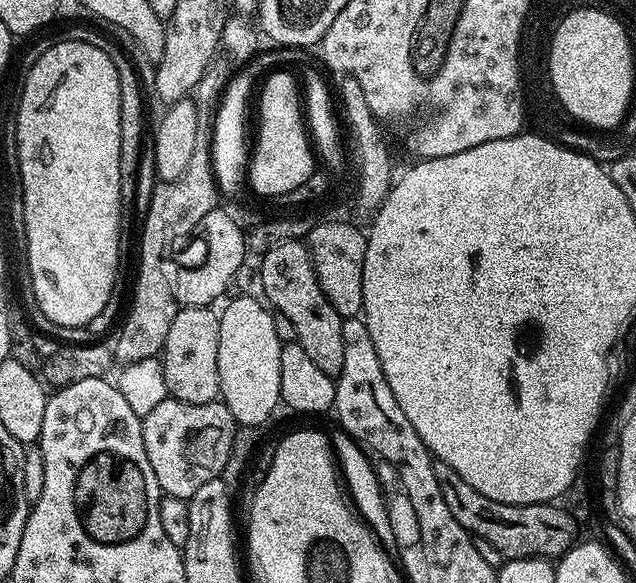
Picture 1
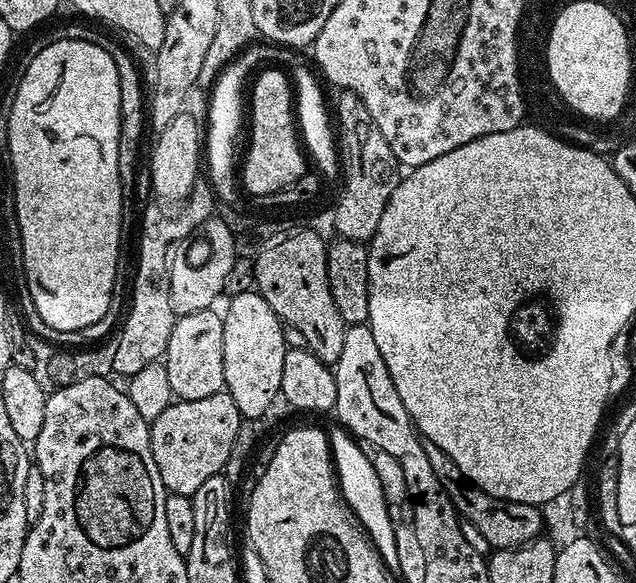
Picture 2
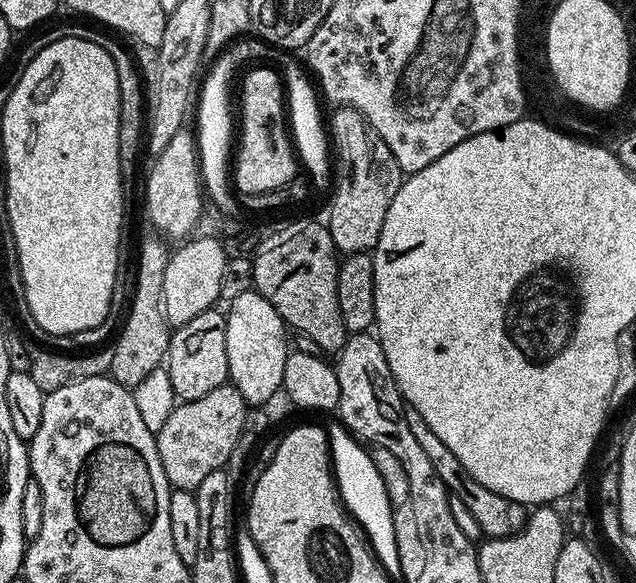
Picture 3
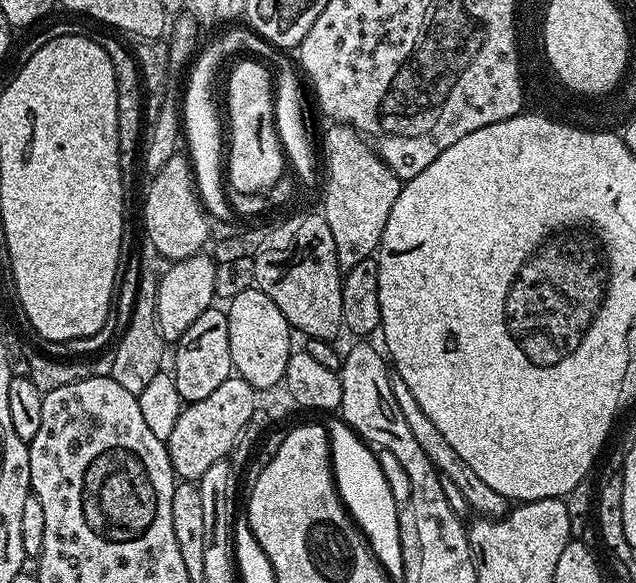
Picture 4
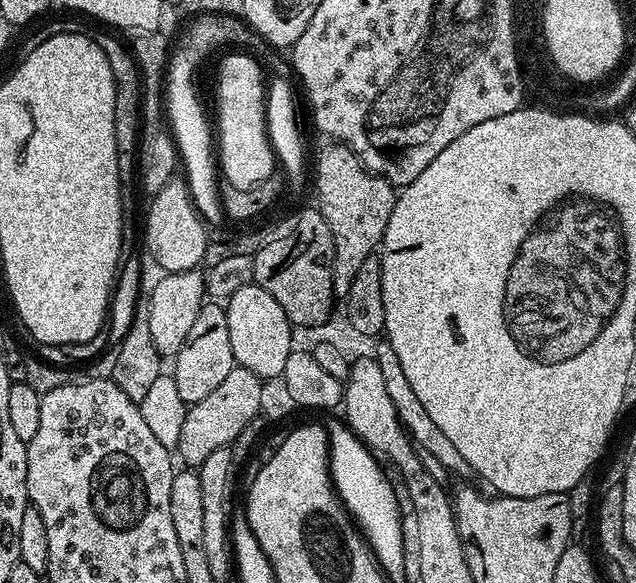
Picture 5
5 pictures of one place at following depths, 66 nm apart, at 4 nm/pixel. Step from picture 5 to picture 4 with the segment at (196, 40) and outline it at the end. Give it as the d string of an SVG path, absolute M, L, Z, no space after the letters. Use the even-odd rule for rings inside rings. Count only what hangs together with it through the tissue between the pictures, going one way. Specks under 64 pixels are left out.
M240 26L225 27L225 32L218 33L209 44L207 41L199 49L194 63L187 69L188 85L184 88L184 104L182 100L182 132L186 137L186 148L188 144L186 152L192 161L192 175L196 177L196 191L200 193L200 203L213 221L233 219L234 216L226 191L226 144L222 139L222 116L221 113L220 116L216 113L216 104L212 101L216 75L220 71L223 73L226 65L235 61L241 54L262 58L268 52L268 41L263 40L257 32L247 26L236 27Z

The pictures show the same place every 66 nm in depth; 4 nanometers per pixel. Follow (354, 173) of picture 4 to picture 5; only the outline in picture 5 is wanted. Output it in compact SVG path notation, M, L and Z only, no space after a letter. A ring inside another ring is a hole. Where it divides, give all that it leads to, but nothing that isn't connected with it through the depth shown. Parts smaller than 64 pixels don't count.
M325 143L325 148L316 156L316 204L315 207L326 218L330 234L334 238L334 262L332 263L332 285L337 297L347 297L350 284L358 275L362 262L379 249L386 234L386 222L396 205L397 189L386 178L374 174L344 144Z

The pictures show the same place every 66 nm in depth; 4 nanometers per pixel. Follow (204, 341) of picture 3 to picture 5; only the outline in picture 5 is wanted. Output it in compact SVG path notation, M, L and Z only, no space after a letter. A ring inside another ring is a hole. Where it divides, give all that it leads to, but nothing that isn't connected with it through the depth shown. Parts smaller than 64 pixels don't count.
M208 302L198 310L198 318L194 318L194 326L190 326L190 334L186 334L182 350L176 352L174 363L178 394L186 405L202 402L202 398L207 398L216 387L222 386L226 374L237 367L234 350L230 350L230 326L226 326L226 311L219 303Z

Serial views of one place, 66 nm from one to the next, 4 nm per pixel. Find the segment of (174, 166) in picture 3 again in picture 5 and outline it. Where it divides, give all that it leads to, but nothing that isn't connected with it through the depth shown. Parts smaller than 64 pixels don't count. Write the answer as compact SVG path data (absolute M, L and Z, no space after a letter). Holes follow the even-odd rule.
M173 178L162 186L152 197L148 208L148 217L142 220L142 244L152 255L152 260L161 269L161 273L191 272L204 263L207 244L210 241L205 221L196 211L192 192L183 179Z

